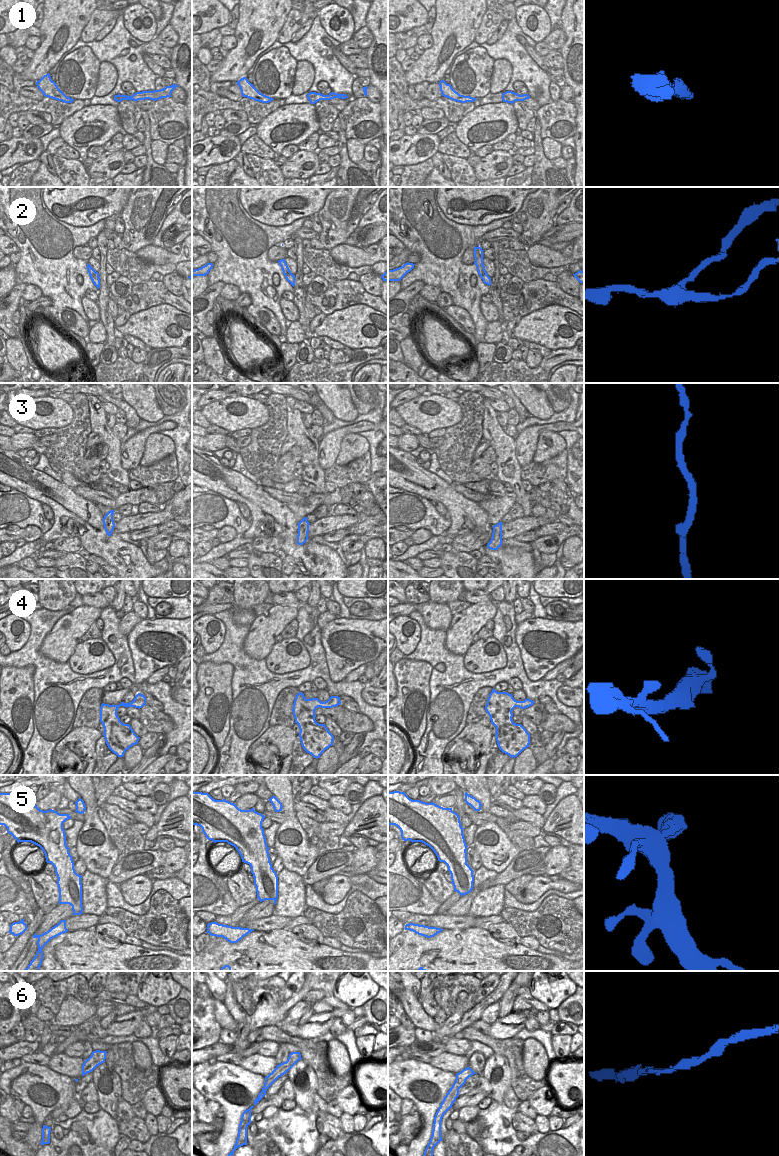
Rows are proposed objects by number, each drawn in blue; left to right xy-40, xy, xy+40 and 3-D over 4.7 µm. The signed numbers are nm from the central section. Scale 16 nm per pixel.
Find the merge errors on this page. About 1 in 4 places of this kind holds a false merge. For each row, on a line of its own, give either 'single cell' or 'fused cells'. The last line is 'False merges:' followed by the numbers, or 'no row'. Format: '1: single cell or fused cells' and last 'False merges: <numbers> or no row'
1: single cell
2: fused cells
3: single cell
4: single cell
5: single cell
6: single cell
False merges: 2

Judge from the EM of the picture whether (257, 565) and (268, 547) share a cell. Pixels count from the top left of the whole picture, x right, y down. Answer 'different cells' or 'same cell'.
different cells

